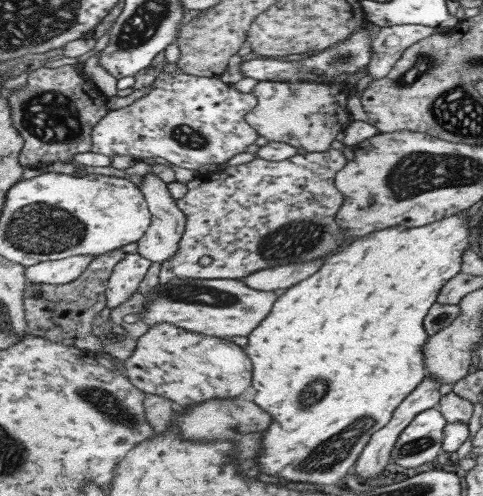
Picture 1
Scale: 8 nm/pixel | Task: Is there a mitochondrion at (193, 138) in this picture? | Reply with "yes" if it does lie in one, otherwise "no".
yes

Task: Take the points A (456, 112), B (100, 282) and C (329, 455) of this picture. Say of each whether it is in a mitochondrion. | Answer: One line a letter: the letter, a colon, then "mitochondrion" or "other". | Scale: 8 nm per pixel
A: mitochondrion
B: other
C: mitochondrion

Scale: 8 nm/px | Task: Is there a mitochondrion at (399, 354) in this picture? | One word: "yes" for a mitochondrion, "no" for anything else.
no

